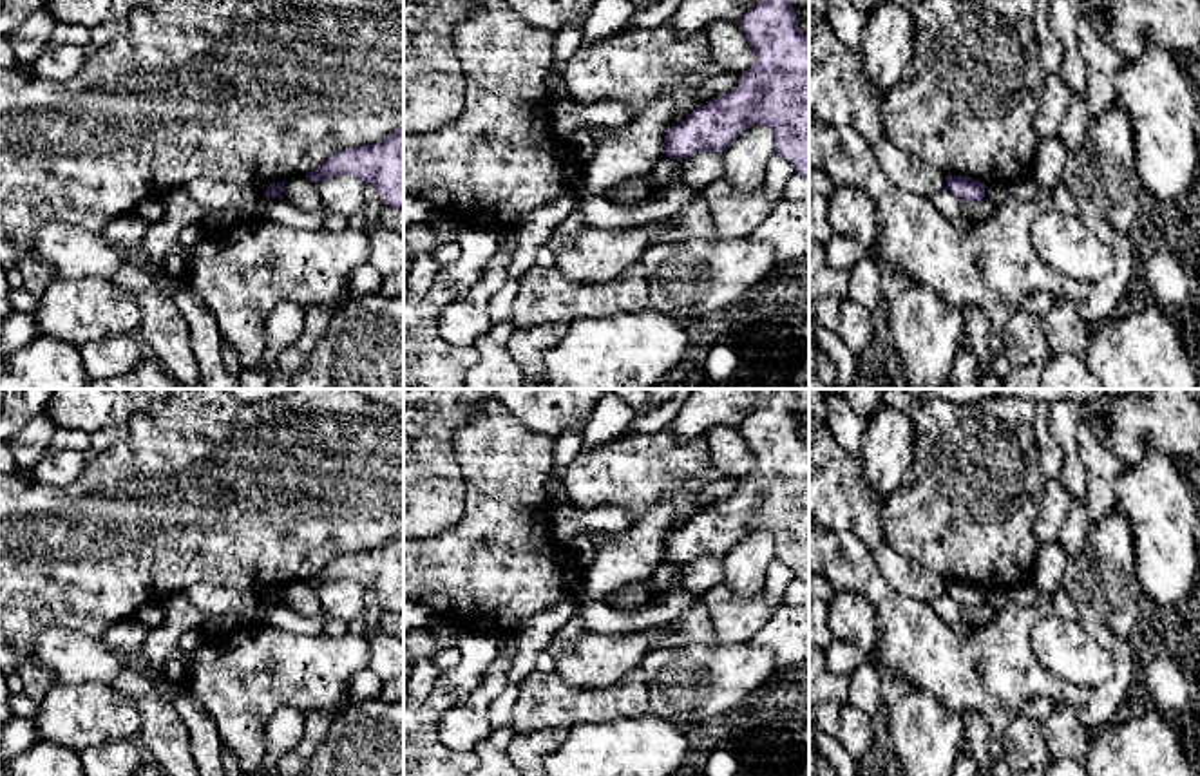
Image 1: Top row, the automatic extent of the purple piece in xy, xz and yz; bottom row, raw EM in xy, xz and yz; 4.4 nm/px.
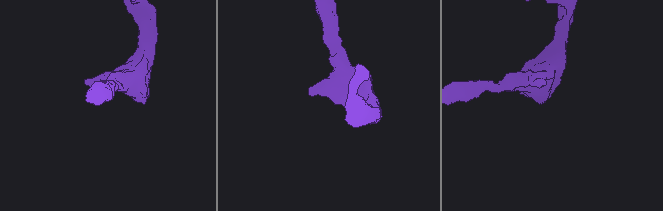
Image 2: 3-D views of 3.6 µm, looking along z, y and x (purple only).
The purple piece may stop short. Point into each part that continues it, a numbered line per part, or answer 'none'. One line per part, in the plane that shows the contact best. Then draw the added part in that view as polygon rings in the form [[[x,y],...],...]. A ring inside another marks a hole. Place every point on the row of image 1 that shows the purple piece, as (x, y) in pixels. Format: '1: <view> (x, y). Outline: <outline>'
none

